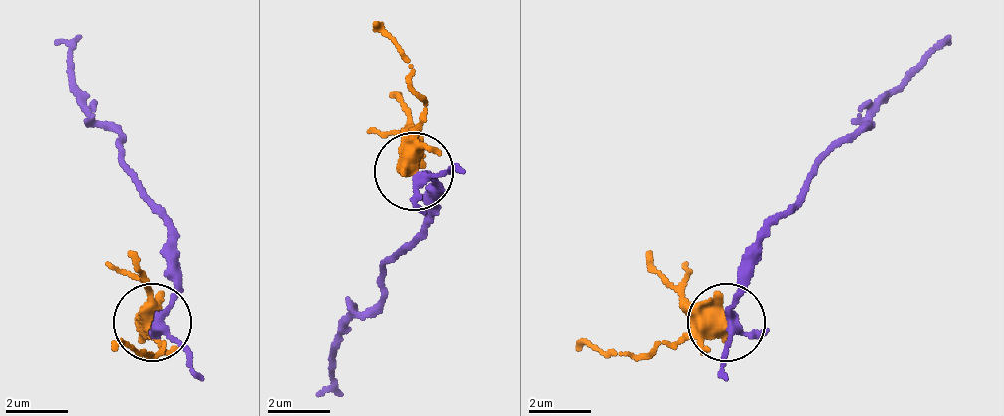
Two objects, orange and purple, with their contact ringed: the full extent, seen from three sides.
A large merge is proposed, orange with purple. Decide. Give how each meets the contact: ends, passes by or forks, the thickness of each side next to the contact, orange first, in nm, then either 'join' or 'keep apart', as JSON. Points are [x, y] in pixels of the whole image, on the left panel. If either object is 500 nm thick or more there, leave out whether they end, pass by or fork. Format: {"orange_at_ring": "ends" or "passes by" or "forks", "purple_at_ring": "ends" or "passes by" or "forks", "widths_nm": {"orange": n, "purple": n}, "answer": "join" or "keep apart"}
{"orange_at_ring": "forks", "purple_at_ring": "forks", "widths_nm": {"orange": 400, "purple": 200}, "answer": "keep apart"}

